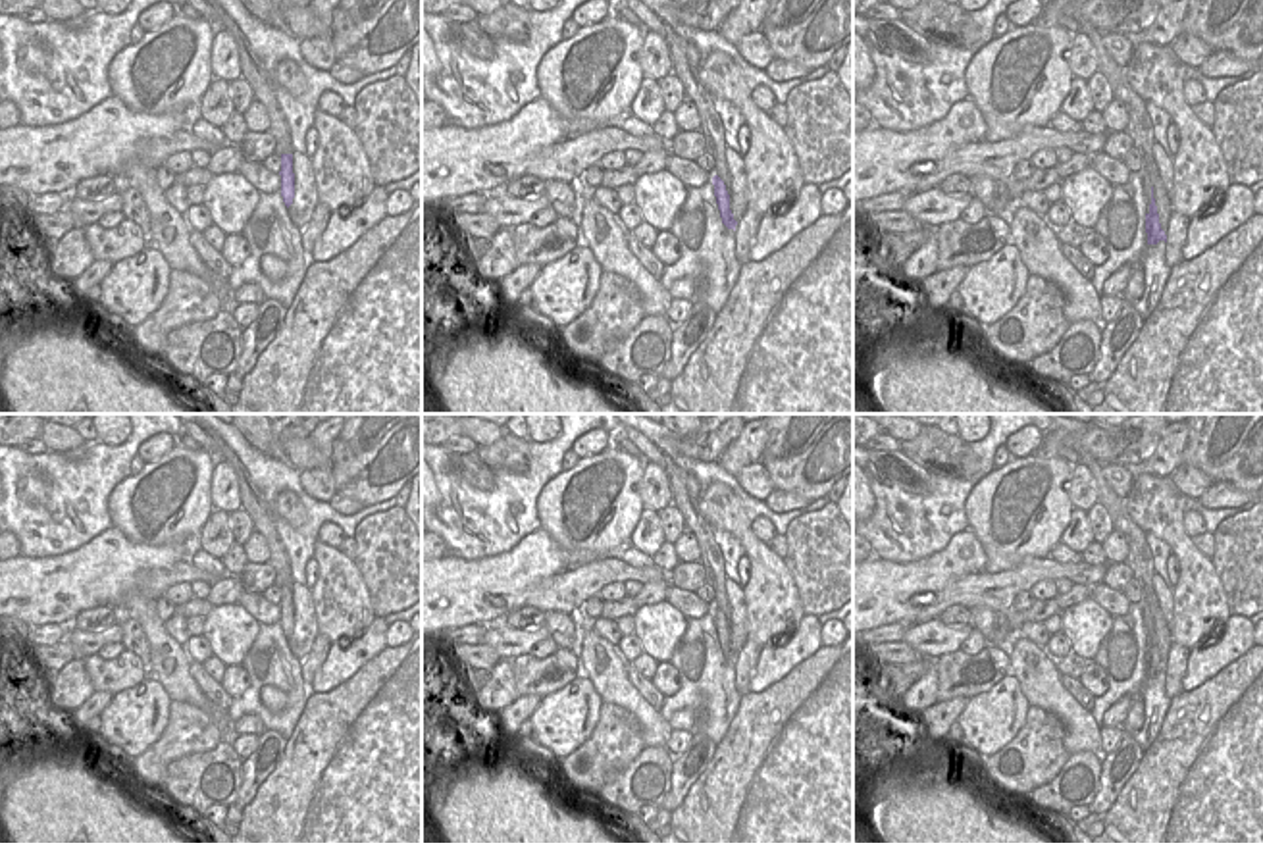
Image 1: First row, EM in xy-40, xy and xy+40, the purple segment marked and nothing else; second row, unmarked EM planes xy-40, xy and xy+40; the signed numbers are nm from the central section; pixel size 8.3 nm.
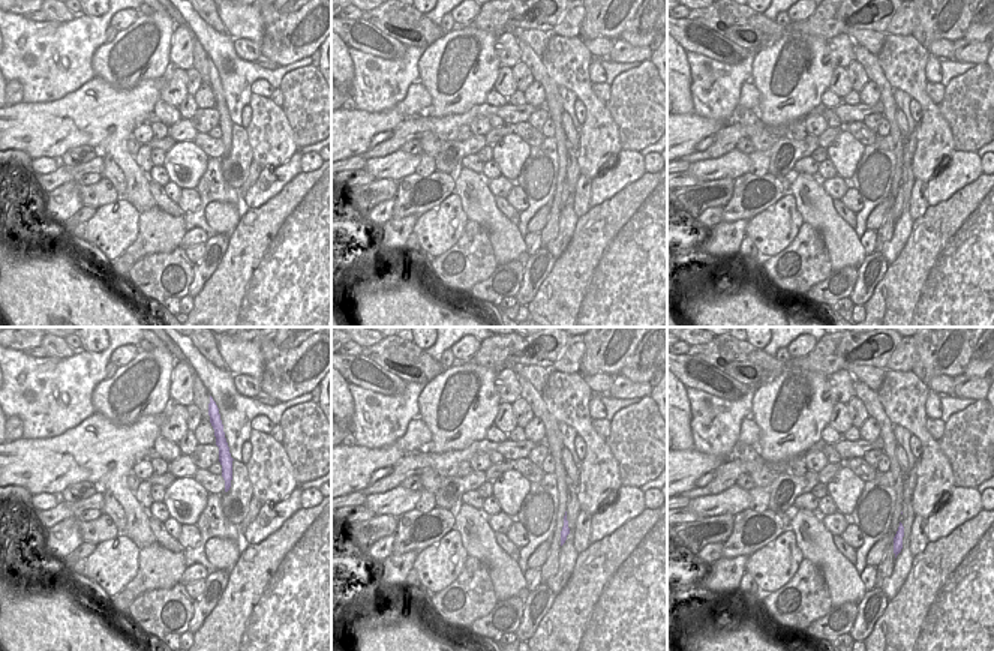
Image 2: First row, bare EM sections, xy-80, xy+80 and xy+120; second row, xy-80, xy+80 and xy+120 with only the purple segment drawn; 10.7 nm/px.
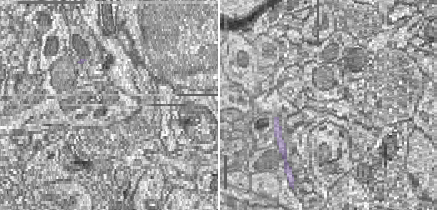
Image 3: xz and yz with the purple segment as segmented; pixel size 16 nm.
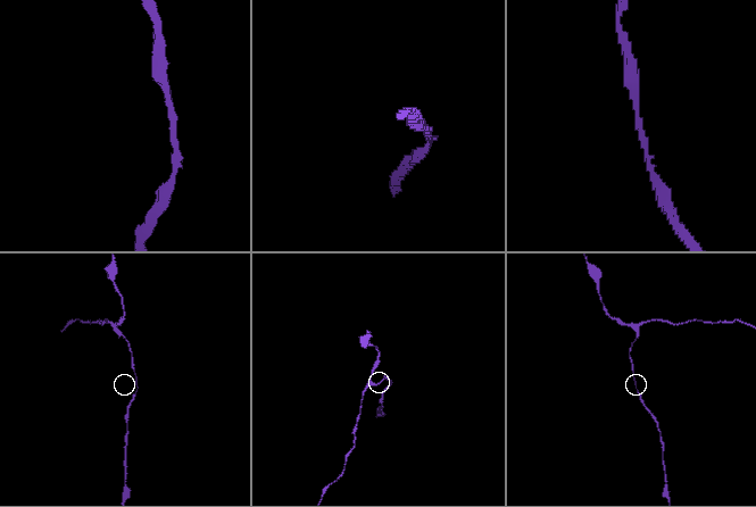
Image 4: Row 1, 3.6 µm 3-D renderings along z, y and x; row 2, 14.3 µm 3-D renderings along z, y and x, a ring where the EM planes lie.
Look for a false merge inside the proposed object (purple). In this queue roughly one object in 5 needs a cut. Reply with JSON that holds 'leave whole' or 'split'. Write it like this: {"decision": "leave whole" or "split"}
{"decision": "leave whole"}

